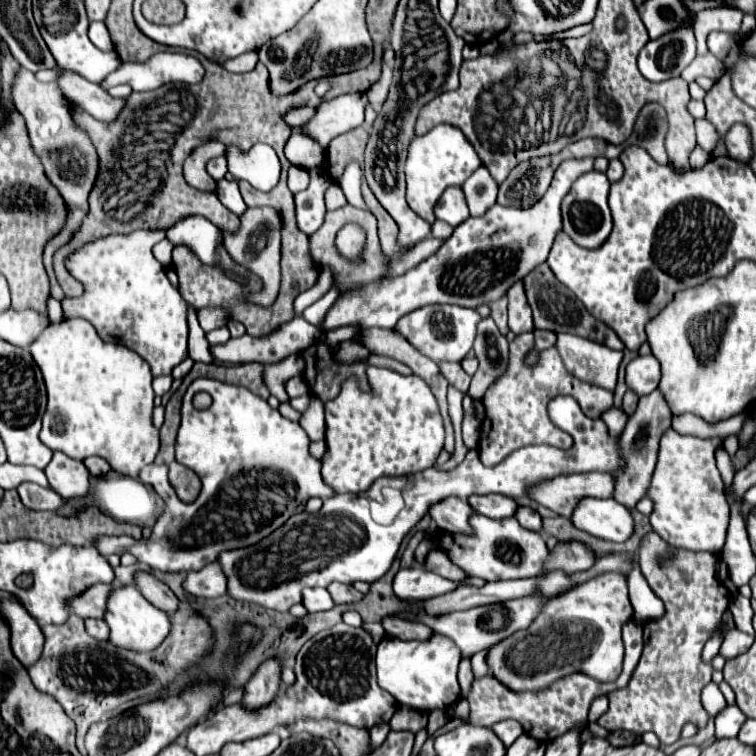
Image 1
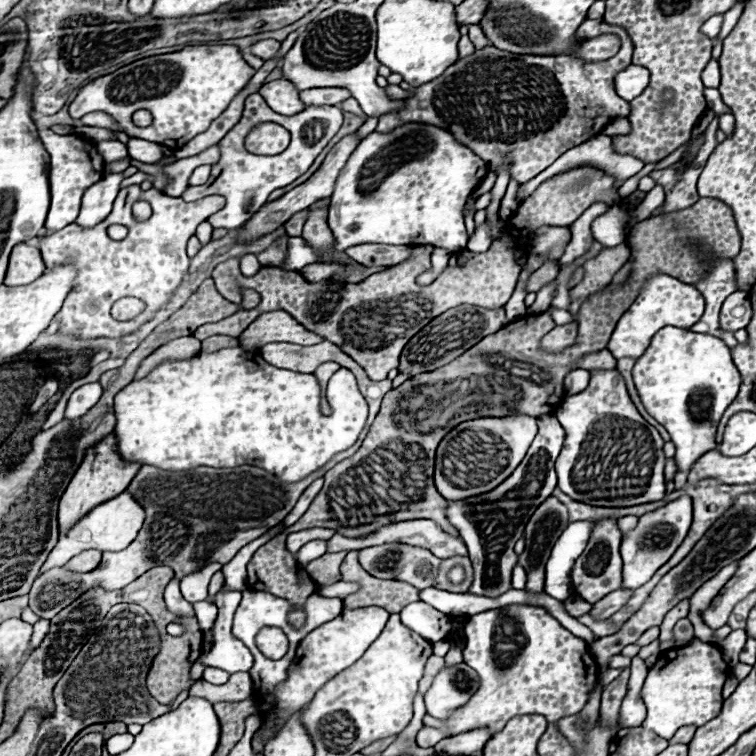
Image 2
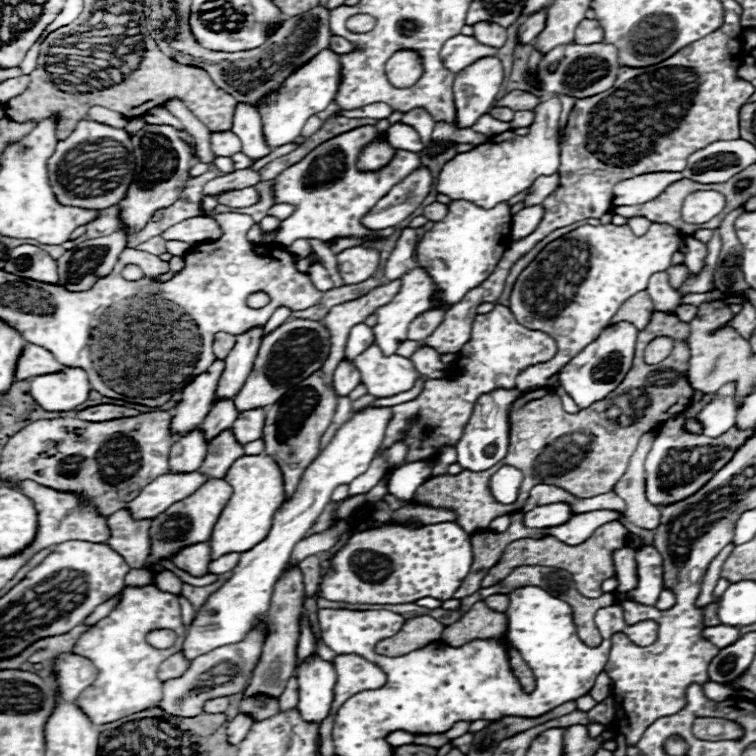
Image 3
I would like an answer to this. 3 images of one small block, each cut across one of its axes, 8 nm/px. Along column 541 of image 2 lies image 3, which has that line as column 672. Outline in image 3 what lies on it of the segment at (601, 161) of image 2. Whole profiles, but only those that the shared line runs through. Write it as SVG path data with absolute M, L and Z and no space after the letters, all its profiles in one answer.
M650 172L614 186L614 206L636 206L658 198L670 184L682 180L682 172Z

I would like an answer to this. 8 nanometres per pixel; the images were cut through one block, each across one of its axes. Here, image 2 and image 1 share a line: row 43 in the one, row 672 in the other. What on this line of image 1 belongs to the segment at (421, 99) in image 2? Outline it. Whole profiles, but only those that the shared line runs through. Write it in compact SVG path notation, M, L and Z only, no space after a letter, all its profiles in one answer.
M628 620L622 626L622 640L626 646L626 658L624 658L624 668L622 668L618 680L614 680L614 682L596 682L596 678L590 678L590 676L578 672L568 678L562 678L558 682L558 686L552 686L552 690L548 690L548 694L516 694L516 692L504 688L500 682L496 682L496 678L492 678L490 674L480 680L474 680L472 694L468 694L470 722L476 726L490 728L502 720L516 720L522 724L522 728L528 736L542 740L546 744L574 728L584 728L588 724L588 710L590 710L592 698L604 696L604 694L628 684L628 678L632 676L632 670L636 668L642 648L644 648L642 624Z

